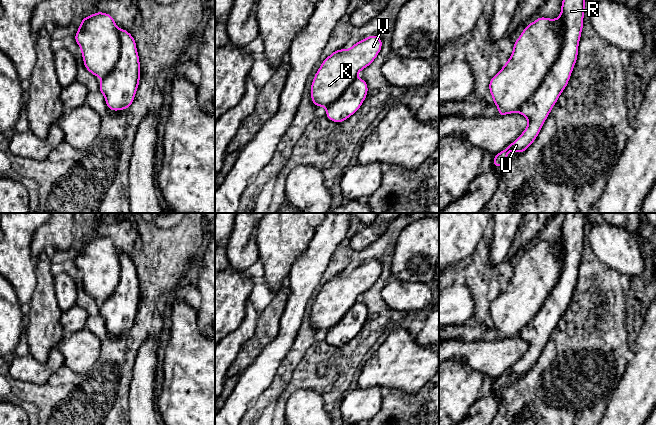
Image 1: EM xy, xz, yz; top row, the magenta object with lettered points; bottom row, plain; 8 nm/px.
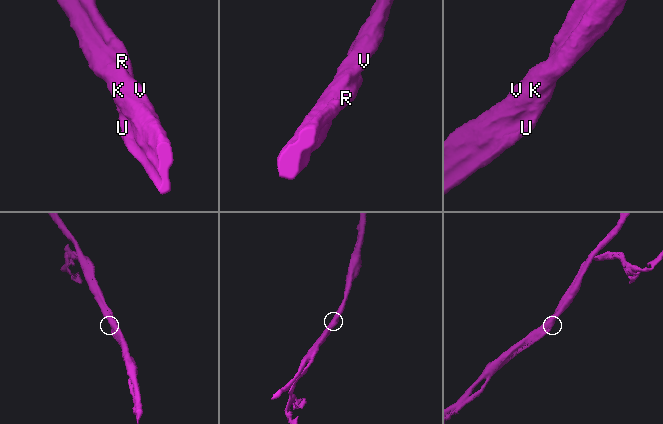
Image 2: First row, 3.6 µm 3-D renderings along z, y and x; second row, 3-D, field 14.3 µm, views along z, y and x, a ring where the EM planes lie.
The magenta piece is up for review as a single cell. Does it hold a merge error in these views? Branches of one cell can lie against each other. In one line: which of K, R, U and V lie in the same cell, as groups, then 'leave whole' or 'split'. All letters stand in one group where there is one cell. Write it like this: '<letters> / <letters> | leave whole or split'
K R U V | leave whole

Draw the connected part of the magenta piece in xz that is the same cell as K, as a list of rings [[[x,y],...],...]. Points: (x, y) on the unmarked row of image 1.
[[[370,259],[348,274],[339,272],[323,284],[311,307],[311,323],[315,331],[326,332],[326,341],[330,345],[343,346],[361,331],[368,317],[368,309],[364,303],[356,301],[357,297],[375,284],[381,272],[381,261]]]

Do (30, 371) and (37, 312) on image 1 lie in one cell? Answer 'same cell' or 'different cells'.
same cell

